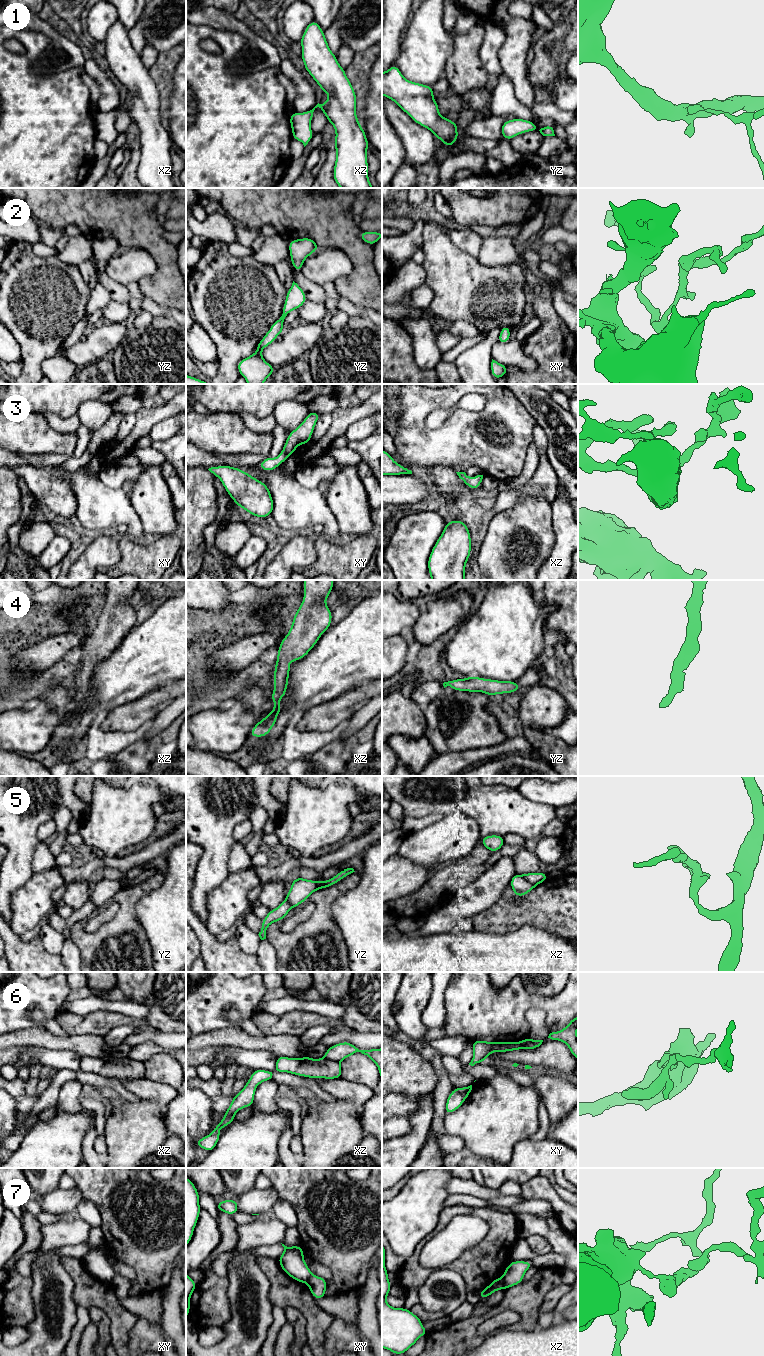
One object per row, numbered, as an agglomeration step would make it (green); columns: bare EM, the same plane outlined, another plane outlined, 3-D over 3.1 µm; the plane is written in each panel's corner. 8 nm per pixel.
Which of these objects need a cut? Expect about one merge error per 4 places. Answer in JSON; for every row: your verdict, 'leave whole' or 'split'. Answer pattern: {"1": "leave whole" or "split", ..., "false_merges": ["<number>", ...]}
{"1": "leave whole", "2": "leave whole", "3": "leave whole", "4": "leave whole", "5": "split", "6": "split", "7": "split", "false_merges": ["5", "6", "7"]}

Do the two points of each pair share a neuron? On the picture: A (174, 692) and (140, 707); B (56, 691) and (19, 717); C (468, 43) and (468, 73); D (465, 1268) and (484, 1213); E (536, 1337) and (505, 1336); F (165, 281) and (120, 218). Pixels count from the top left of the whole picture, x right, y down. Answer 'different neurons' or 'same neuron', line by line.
A: same neuron
B: same neuron
C: same neuron
D: same neuron
E: same neuron
F: same neuron

